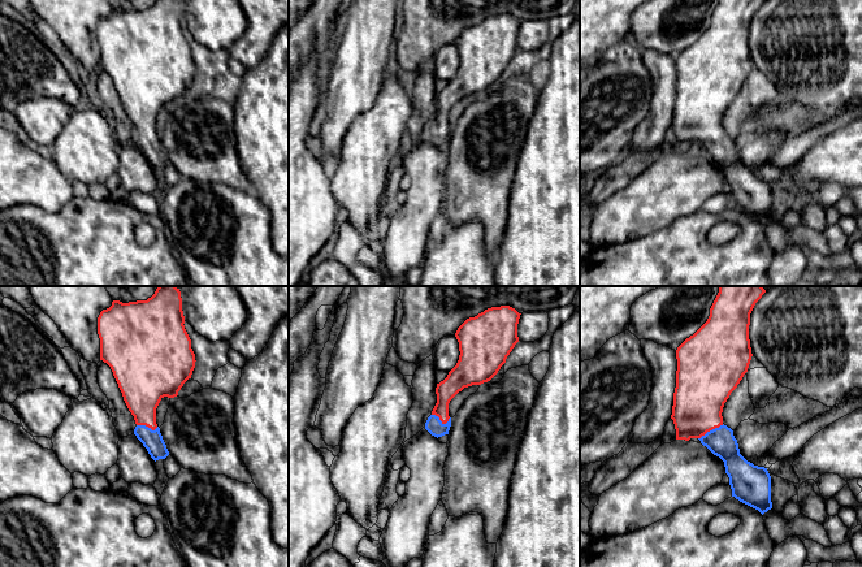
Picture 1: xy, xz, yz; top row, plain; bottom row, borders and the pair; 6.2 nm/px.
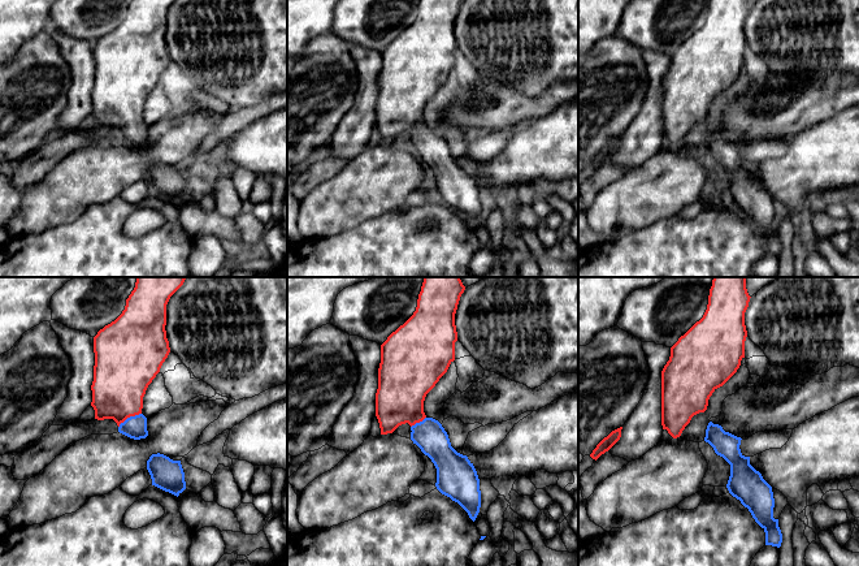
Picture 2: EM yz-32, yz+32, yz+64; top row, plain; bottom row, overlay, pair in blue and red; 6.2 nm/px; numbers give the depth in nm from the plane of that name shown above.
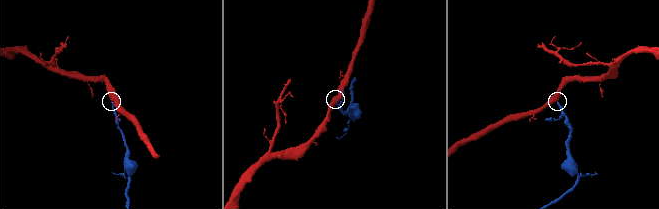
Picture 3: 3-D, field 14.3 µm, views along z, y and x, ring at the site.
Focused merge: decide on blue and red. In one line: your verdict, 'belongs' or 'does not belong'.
belongs

